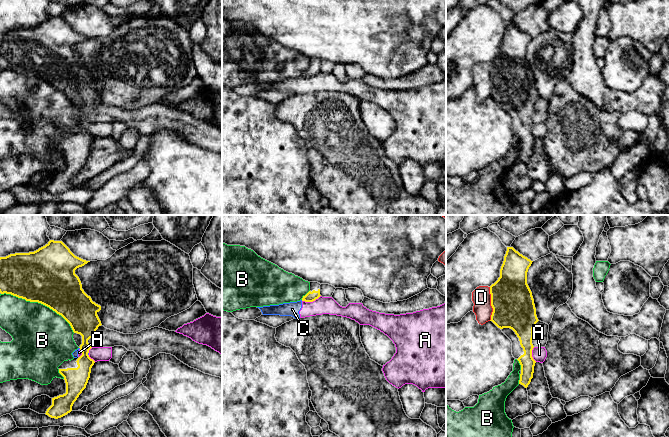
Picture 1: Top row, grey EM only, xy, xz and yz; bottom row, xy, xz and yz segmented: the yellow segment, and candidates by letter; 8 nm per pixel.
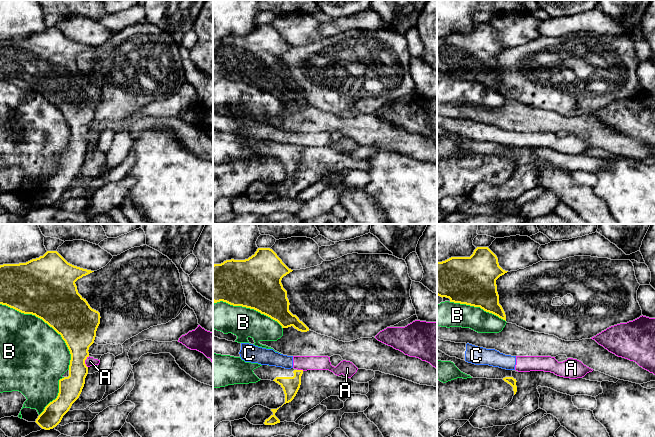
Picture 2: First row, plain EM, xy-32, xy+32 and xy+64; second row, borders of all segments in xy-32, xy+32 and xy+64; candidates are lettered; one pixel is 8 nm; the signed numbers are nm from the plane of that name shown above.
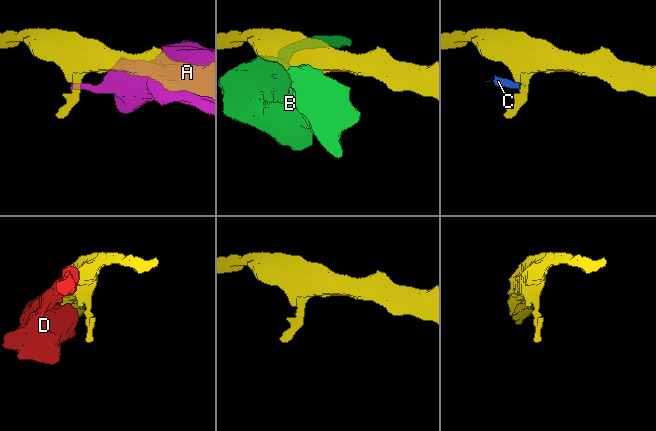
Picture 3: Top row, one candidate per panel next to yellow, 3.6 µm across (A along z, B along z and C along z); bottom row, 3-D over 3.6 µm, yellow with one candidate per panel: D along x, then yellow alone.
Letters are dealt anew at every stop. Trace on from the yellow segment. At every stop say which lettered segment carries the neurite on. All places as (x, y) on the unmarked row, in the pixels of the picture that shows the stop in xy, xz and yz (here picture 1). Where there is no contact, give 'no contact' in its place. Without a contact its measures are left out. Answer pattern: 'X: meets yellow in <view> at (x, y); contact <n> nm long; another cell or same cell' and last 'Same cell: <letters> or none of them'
A: meets yellow in xz at (311, 77); contact 160 nm long; another cell
B: meets yellow in xy at (39, 78); contact 650 nm long; another cell
C: meets yellow in xy at (87, 130); contact 30 nm long; another cell
D: meets yellow in yz at (491, 80); contact 280 nm long; another cell
Same cell: none of them

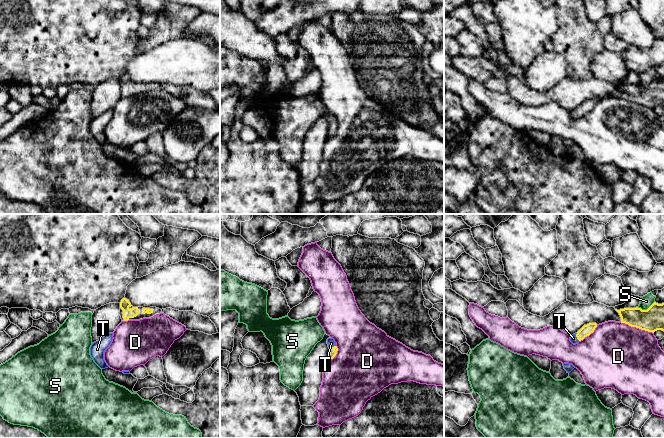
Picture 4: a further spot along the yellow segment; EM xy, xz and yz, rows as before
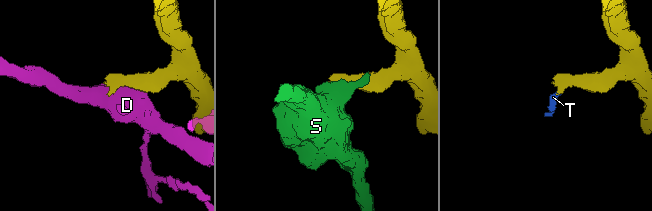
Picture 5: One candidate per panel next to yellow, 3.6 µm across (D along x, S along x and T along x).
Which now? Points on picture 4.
D: meets yellow in yz at (637, 103); contact 280 nm long; another cell
S: meets yellow in yz at (645, 86); contact 150 nm long; another cell
T: meets yellow in yz at (576, 112); contact 70 nm long; same cell
Same cell: T

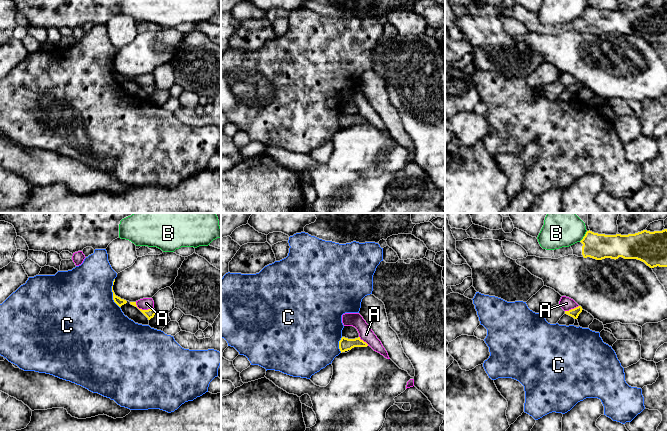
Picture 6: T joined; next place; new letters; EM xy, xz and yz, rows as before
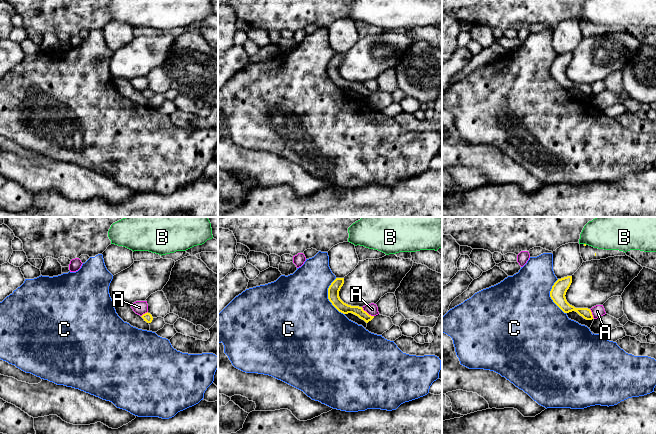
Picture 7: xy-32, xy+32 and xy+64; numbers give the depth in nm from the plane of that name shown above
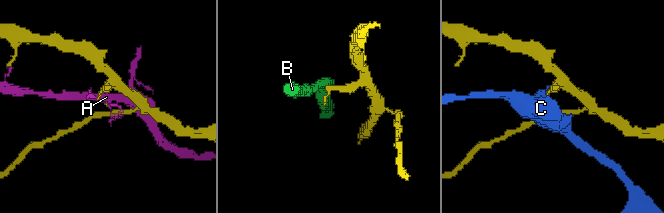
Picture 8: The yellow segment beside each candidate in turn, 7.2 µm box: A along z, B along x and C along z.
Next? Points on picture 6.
A: meets yellow in xy at (143, 86); contact 160 nm long; another cell
B: meets yellow in yz at (584, 12); contact 110 nm long; another cell
C: meets yellow in xy at (113, 69); contact 240 nm long; another cell
Same cell: none of them

